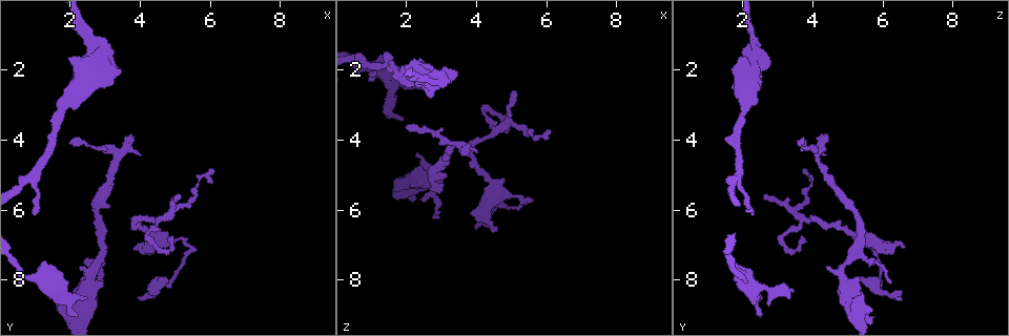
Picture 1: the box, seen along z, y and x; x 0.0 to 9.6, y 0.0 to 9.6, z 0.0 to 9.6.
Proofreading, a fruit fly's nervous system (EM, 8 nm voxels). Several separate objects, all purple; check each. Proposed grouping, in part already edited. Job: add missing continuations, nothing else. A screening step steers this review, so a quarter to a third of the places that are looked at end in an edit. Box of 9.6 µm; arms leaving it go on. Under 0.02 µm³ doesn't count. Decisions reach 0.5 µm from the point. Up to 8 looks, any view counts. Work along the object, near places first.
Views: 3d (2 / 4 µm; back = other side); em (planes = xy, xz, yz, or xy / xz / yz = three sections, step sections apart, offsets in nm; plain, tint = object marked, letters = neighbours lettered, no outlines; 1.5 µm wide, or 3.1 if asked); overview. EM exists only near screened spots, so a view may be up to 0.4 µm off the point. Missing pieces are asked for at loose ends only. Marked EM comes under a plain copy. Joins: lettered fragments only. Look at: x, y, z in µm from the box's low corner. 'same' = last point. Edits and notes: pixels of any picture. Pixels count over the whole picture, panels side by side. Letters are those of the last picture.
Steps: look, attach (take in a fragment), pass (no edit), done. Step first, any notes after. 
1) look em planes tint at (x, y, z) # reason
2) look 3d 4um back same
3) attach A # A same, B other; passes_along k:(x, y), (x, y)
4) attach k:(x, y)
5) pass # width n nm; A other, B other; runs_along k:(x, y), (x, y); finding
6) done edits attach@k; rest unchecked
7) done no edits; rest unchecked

look em planes letters at (3.45, 2.05, 2.00) # branch stops here

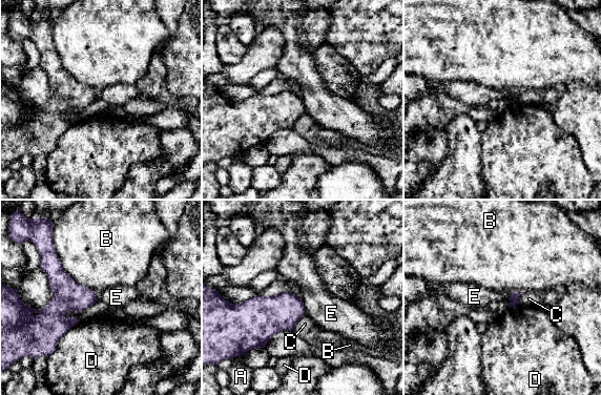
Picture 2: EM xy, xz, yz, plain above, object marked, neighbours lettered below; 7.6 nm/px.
pass # longest_contact B 480 nm; A other, B other, C other, D other, E other; border 2:(301, 299), (306, 313); none of them fits

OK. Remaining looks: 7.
look em planes letters at (3.75, 3.85, 4.40) # an open end

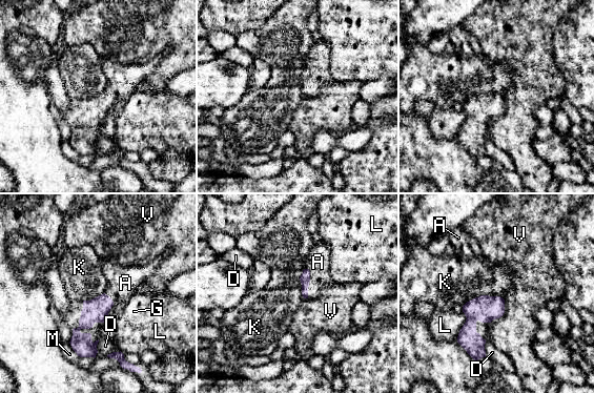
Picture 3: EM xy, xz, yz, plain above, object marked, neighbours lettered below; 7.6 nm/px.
attach A # longest_contact K 340 nm; A same, D other, G other, K other, L other, M other, V other; passes_along 3:(305, 277), (309, 281), (318, 262); the neuron continues

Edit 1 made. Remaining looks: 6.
look overview # redraw

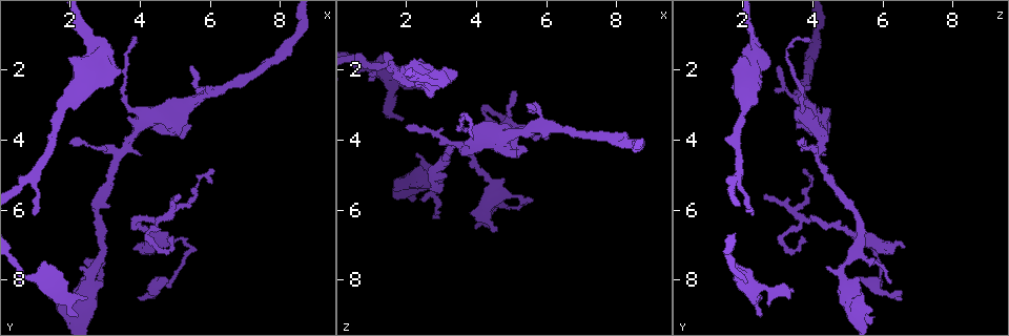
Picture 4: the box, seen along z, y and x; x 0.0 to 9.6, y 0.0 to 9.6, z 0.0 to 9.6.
look em xz step 8 tint at (2.30, 7.60, 4.40) # free end

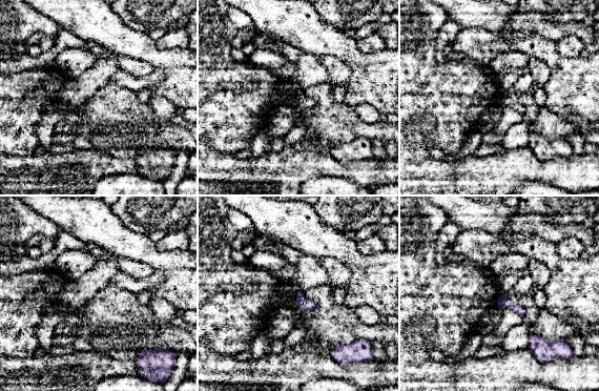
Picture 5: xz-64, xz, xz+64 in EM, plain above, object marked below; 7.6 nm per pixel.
look em planes letters same # another direction

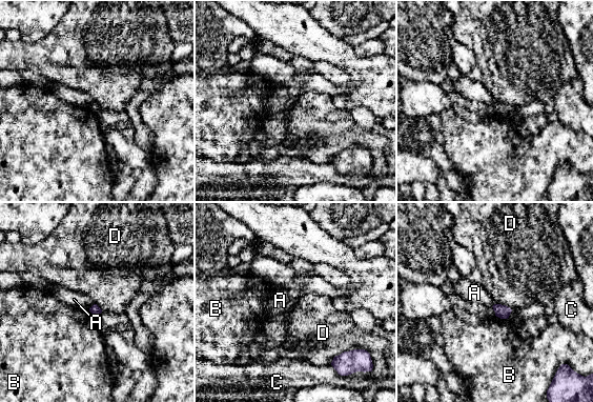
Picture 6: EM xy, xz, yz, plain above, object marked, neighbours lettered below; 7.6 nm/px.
pass # A other, B other, C other, D other; no lettered fragment goes on from it

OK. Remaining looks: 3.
done edits attach@3; rest unchecked

